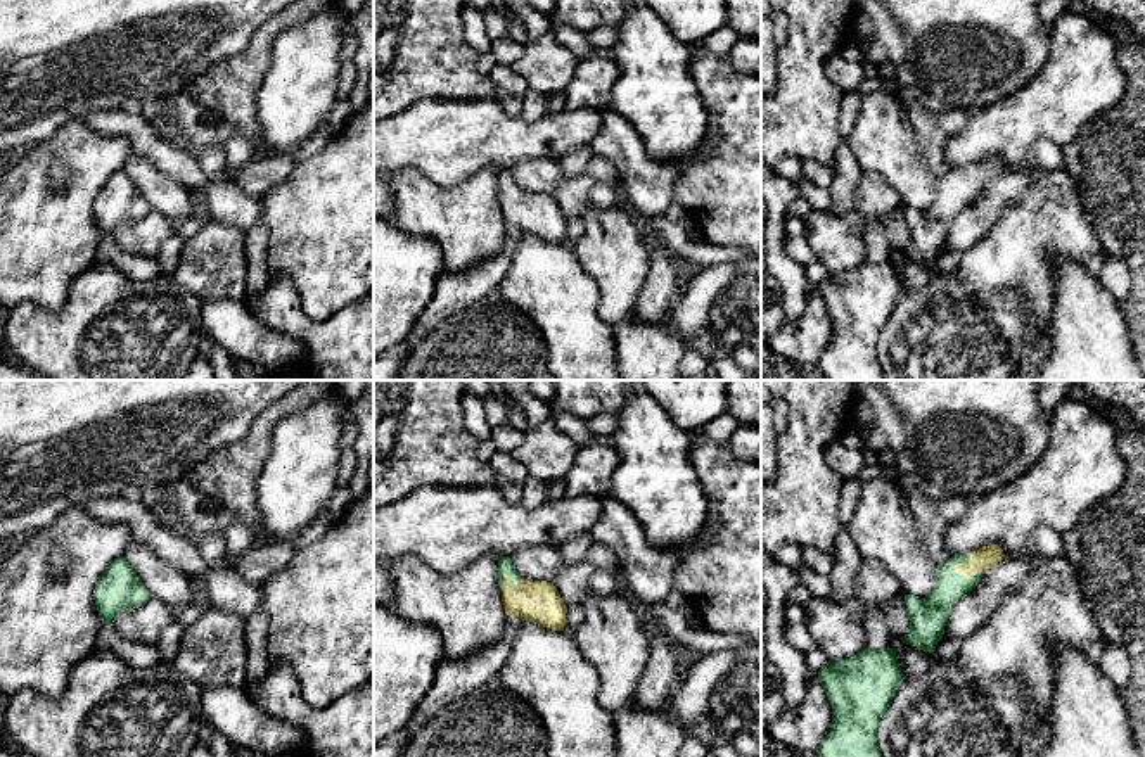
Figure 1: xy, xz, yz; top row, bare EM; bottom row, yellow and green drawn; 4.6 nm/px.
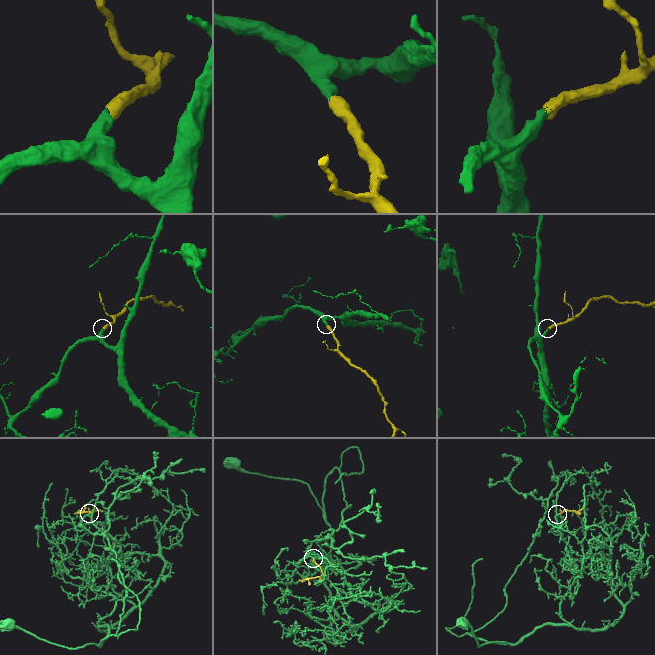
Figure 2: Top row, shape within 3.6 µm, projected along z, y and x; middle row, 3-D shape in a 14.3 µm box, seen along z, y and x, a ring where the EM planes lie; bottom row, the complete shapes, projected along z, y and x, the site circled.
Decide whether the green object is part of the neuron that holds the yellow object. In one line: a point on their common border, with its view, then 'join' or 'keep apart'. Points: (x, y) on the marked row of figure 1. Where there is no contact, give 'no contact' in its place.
yz (965, 576) | join

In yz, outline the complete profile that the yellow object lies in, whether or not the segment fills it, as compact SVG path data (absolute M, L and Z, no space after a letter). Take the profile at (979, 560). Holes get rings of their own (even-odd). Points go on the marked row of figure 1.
M998 544L955 555L936 569L936 586L925 598L905 595L910 631L899 639L924 652L934 652L955 603L982 579L982 574L1005 558Z

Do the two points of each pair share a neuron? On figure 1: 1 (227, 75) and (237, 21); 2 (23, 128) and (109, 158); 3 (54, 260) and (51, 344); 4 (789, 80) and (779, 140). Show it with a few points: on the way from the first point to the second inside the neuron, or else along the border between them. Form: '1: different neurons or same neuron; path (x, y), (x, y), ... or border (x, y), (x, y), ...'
1: different neurons; border (258, 26), (241, 52), (210, 64), (196, 78)
2: different neurons; border (82, 118), (64, 121), (47, 139), (18, 154)
3: different neurons; border (76, 277), (57, 308), (18, 306)
4: same neuron; path (789, 95), (789, 118), (782, 125)

